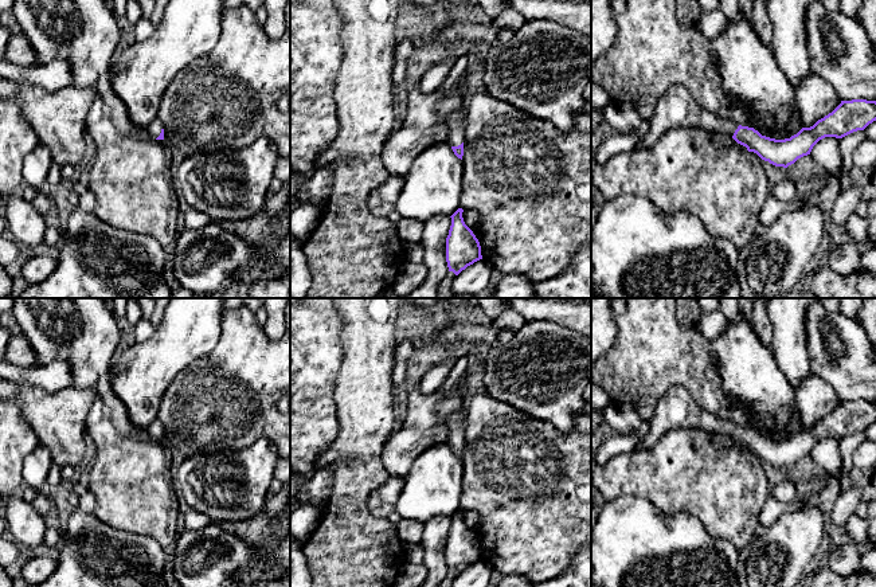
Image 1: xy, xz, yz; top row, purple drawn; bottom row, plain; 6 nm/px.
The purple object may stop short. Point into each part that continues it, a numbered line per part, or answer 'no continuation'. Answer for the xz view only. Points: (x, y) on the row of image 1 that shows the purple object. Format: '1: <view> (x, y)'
1: xz (456, 120)

